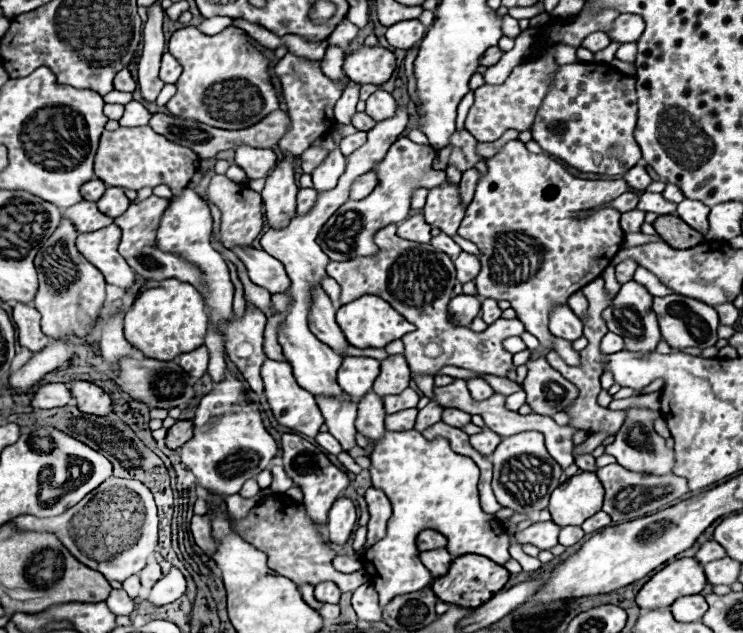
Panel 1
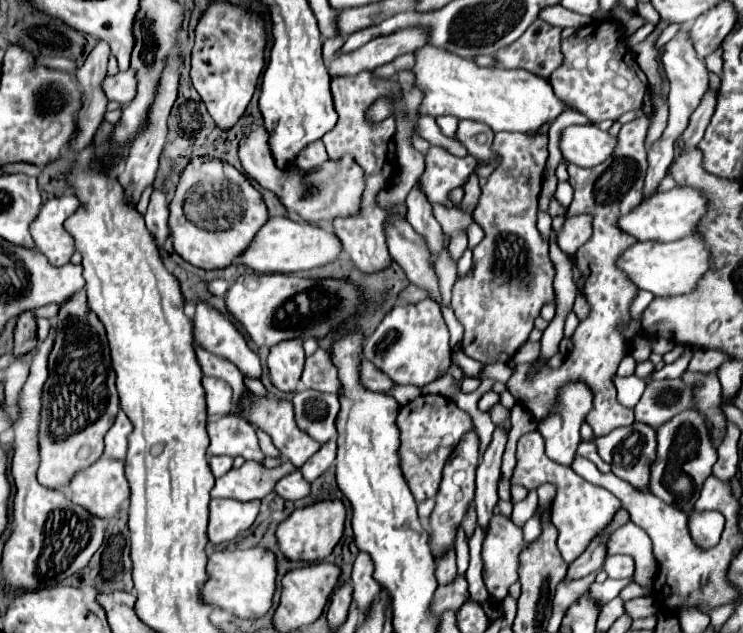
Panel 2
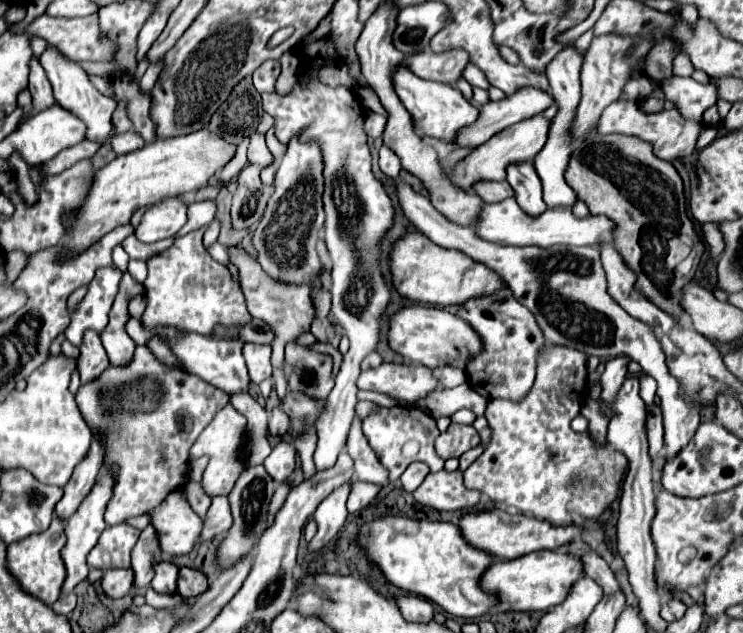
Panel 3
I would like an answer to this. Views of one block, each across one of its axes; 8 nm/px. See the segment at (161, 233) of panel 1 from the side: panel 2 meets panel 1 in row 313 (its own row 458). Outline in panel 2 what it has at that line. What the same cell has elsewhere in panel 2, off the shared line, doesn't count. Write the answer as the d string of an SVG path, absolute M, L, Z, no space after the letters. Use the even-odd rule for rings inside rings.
M212 456L210 458L210 470L216 478L226 474L232 468L232 458L230 456Z

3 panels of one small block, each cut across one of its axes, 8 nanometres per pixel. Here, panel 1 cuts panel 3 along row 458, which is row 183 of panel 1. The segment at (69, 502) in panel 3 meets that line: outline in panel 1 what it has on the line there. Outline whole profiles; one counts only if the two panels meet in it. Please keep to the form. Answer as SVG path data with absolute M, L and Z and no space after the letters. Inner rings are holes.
M96 178L90 180L90 182L84 182L82 188L80 188L80 194L84 200L98 200L106 190L106 184L104 182L98 182Z

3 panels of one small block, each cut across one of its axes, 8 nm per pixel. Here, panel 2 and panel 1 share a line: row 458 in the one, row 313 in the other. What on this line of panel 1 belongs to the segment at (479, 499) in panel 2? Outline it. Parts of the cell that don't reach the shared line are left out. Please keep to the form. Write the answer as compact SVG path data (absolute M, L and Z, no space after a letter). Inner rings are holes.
M484 298L484 300L482 300L480 316L482 316L482 320L484 320L486 324L496 322L496 320L500 318L500 314L502 314L502 310L498 308L498 302L496 302L496 300L492 300L492 298Z

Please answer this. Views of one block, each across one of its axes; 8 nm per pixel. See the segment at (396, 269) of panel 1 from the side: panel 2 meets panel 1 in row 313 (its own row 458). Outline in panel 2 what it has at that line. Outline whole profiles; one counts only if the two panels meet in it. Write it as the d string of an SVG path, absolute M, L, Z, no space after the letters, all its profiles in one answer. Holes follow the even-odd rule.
M422 394L400 408L396 426L400 428L400 448L398 448L400 468L410 492L414 494L416 502L434 498L442 480L442 468L450 452L464 436L464 432L474 428L468 412L460 410L454 404L454 400L448 400L440 394Z

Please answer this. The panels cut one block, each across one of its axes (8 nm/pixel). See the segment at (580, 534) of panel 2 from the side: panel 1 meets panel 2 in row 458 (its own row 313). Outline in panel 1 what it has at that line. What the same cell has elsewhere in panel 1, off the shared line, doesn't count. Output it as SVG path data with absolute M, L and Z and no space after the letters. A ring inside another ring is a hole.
M518 140L506 142L498 154L486 160L488 170L480 174L480 180L476 184L476 192L472 202L466 208L466 214L462 218L462 224L458 228L458 234L470 242L474 242L480 248L480 260L482 270L476 278L476 288L482 298L494 298L500 300L498 304L502 310L512 308L518 314L518 320L524 322L526 330L532 332L542 346L552 348L548 322L550 322L550 310L558 304L566 304L570 294L578 292L582 286L598 278L604 268L610 264L610 260L616 256L624 242L624 232L618 226L620 212L614 208L596 210L588 218L580 218L578 214L586 214L588 210L596 208L592 206L580 206L578 204L578 192L606 192L606 200L602 204L612 202L620 194L628 192L628 184L624 180L580 180L570 176L570 172L558 164L556 160L548 158L546 154L532 154L526 150L526 146Z

